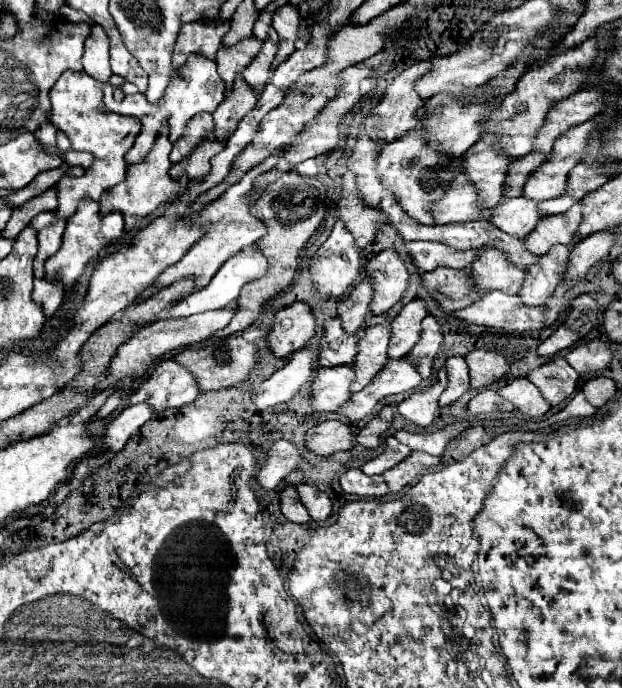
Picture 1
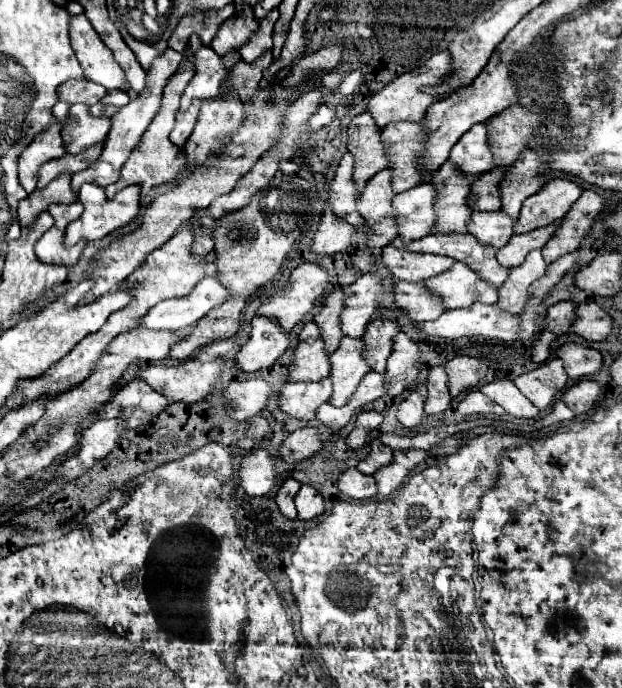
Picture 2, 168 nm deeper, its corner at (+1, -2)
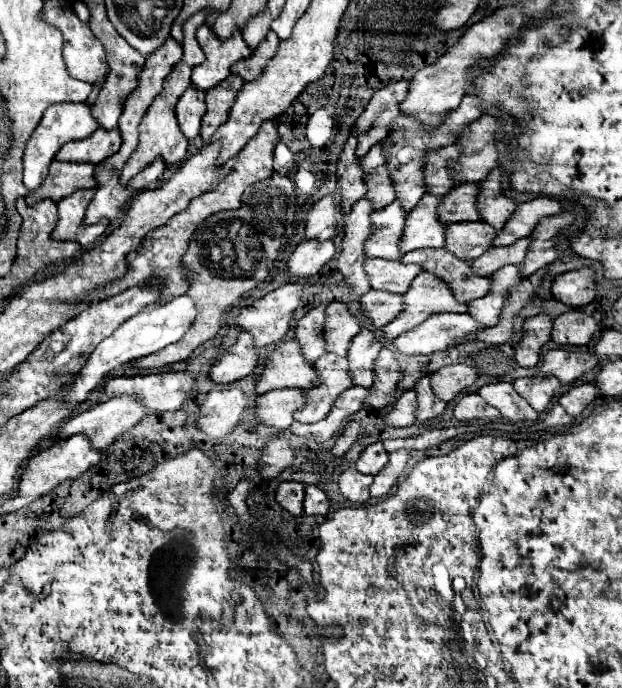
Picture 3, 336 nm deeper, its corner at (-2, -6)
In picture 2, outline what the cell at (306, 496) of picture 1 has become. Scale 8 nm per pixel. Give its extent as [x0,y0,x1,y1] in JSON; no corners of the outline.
[295,485,323,519]

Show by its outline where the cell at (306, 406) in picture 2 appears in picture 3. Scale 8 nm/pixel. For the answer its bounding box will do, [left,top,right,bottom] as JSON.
[254,389,304,429]

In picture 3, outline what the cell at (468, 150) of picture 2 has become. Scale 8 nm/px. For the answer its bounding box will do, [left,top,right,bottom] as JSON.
[424,145,458,197]

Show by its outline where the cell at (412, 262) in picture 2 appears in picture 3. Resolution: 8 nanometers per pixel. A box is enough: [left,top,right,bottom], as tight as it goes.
[364,259,420,293]

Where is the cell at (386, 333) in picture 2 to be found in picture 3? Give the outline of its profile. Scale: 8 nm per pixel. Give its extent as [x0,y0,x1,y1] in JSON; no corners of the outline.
[346,327,382,387]

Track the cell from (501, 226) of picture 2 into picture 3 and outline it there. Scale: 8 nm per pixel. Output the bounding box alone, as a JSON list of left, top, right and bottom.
[444,221,496,259]

